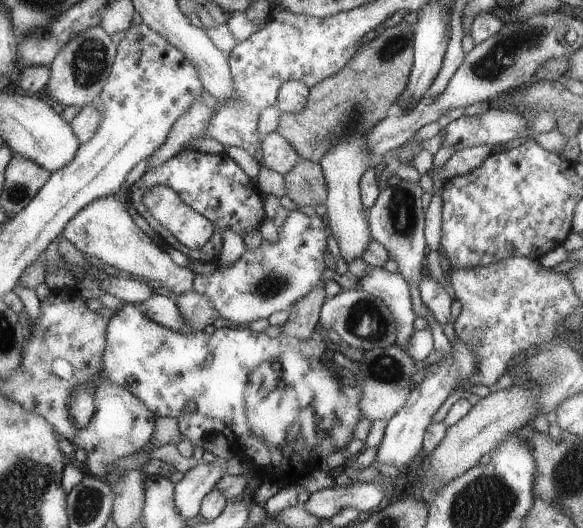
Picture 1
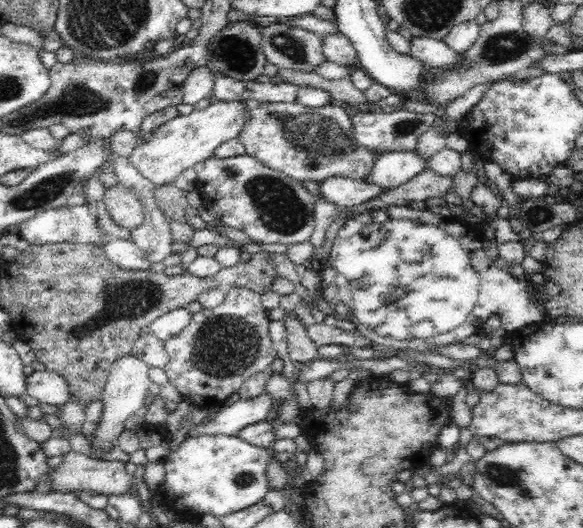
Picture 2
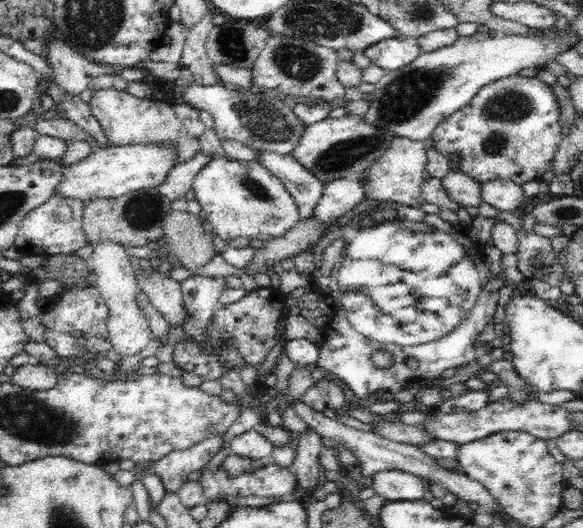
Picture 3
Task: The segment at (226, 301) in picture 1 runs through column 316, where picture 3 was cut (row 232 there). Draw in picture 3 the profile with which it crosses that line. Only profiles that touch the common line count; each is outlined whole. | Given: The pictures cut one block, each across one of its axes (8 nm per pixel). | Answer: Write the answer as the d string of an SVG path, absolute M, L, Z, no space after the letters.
M214 159L194 177L191 188L217 238L227 242L234 238L270 240L282 236L301 219L295 200L283 182L257 161Z

